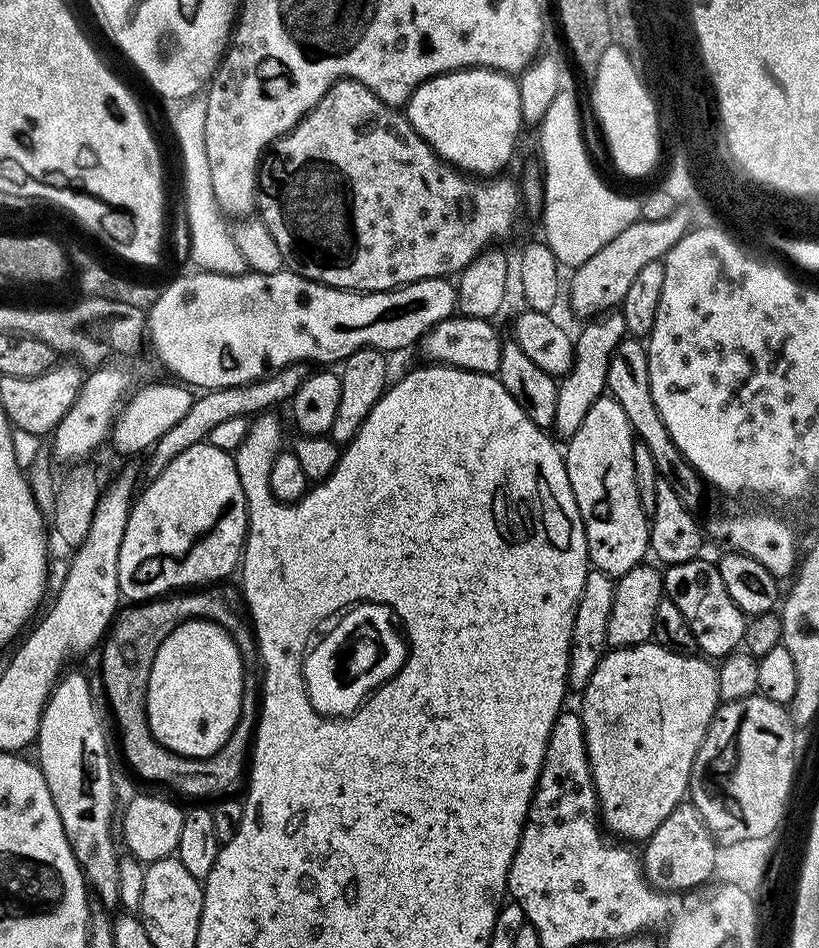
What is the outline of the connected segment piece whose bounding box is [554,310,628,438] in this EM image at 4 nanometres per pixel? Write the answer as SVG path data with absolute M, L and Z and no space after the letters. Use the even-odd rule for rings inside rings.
M609 310L593 316L588 324L574 340L576 356L572 359L572 369L559 381L558 406L556 407L556 422L554 432L557 437L567 438L573 436L582 426L586 413L598 398L605 395L608 387L608 362L616 353L616 348L628 336L628 327L623 311Z

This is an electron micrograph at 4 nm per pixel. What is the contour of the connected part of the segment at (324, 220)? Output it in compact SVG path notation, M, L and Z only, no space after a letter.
M337 80L332 85L326 95L318 101L315 108L308 111L301 120L295 124L285 136L279 136L273 142L271 148L264 153L259 169L256 173L256 207L259 219L264 221L265 226L270 230L270 234L274 238L274 242L278 242L278 250L280 251L280 259L291 271L297 272L299 276L305 276L308 280L317 280L320 284L329 284L331 288L347 288L350 292L389 292L391 288L402 288L406 284L413 284L419 280L429 280L430 278L455 277L461 273L468 264L479 258L481 252L491 249L497 242L495 240L504 240L516 228L516 219L520 216L520 204L522 205L522 188L519 183L516 184L508 177L508 174L500 174L495 178L477 178L471 174L465 174L460 169L455 168L453 164L446 163L430 145L425 142L420 135L414 130L414 126L409 122L407 115L399 107L382 102L382 98L378 98L378 94L374 94L366 86L362 86L362 82L357 80Z

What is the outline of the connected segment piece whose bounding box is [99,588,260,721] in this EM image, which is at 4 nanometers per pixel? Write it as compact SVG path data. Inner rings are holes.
M200 588L193 592L178 592L161 596L155 600L142 600L129 603L117 611L112 627L108 629L102 640L101 664L99 676L104 683L107 696L107 707L113 721L122 718L122 710L115 704L141 704L142 694L147 693L150 670L154 666L154 654L158 654L158 646L162 646L172 629L182 626L190 620L210 620L221 625L231 634L232 640L239 647L245 673L259 669L259 645L251 621L246 617L243 603L212 604L213 589Z

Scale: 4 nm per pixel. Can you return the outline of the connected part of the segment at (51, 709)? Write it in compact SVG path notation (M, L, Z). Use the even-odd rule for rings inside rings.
M72 671L61 677L43 710L36 743L36 762L46 779L67 841L84 872L85 881L106 907L116 908L119 905L120 858L114 850L111 834L115 817L111 755L106 744L107 735L101 728L90 696L88 677L83 671Z

